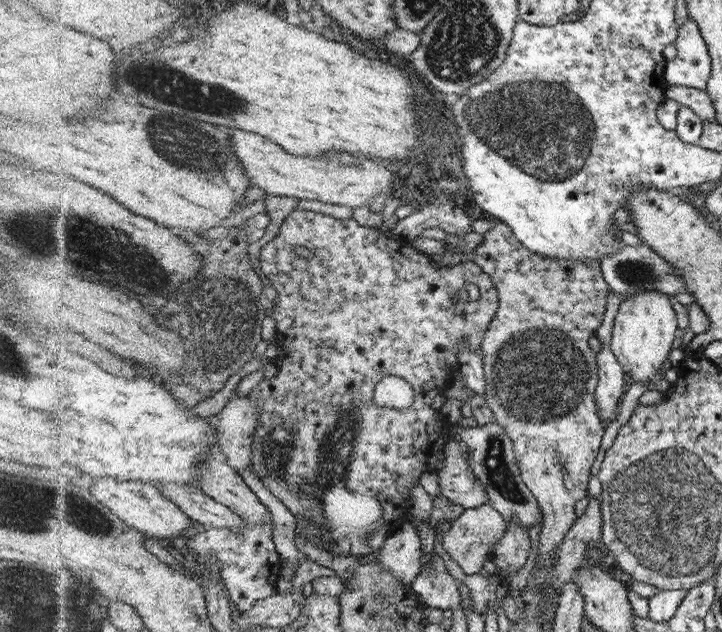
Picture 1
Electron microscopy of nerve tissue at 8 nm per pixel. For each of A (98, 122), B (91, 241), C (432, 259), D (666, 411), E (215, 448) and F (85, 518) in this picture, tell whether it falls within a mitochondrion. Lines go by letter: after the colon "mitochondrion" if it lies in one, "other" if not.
A: other
B: mitochondrion
C: other
D: other
E: other
F: mitochondrion

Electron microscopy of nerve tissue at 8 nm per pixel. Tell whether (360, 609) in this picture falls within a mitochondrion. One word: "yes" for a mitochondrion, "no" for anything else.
no

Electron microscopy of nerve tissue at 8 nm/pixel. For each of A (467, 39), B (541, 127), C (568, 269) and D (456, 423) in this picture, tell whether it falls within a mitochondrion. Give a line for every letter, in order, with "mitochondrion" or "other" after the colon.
A: mitochondrion
B: mitochondrion
C: other
D: other

